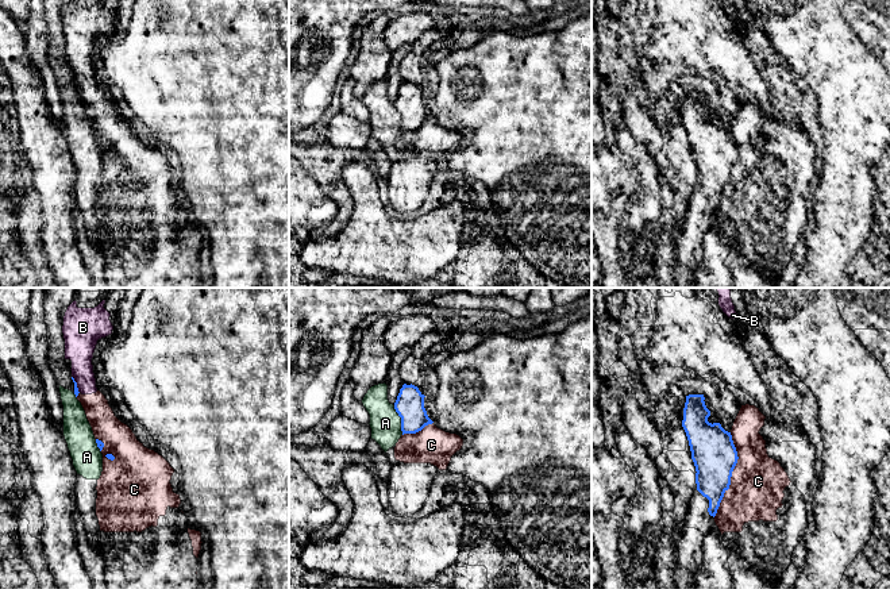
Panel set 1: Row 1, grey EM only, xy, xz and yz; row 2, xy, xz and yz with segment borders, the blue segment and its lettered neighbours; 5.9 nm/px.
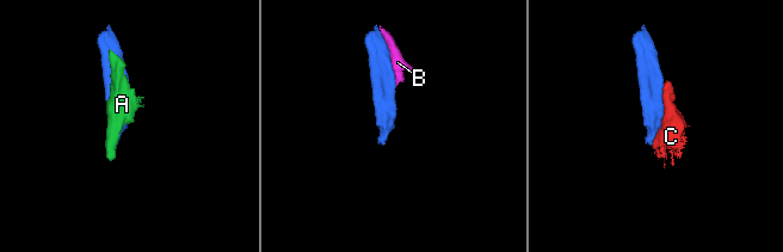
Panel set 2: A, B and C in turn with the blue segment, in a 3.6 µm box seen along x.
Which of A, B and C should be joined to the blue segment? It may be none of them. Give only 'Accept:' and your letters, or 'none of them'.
Accept: none of them

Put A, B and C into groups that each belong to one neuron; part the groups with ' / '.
A / B C

